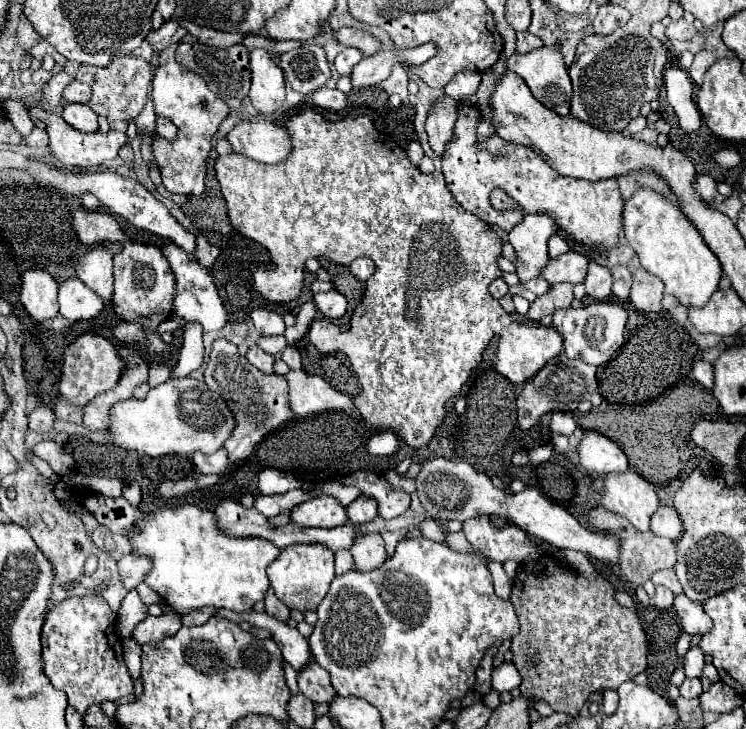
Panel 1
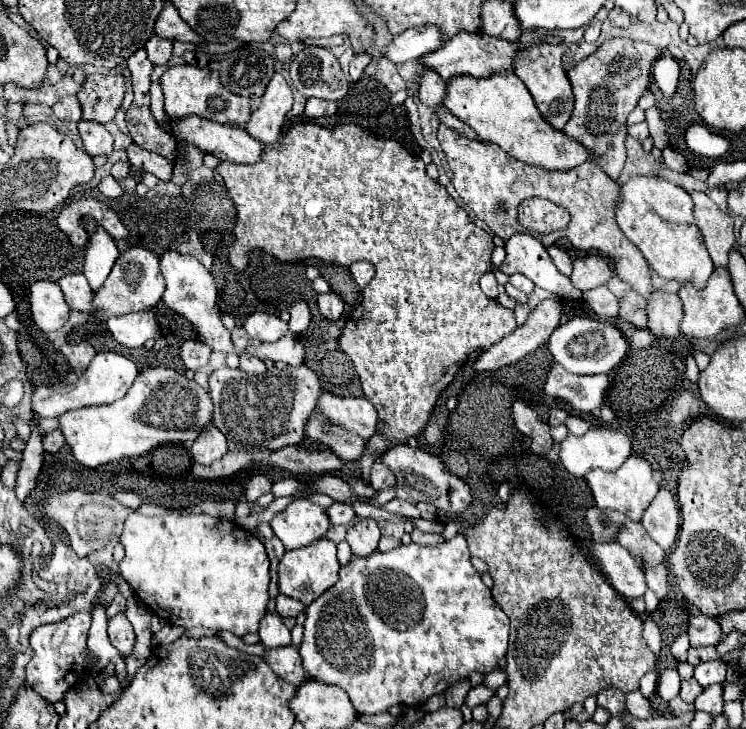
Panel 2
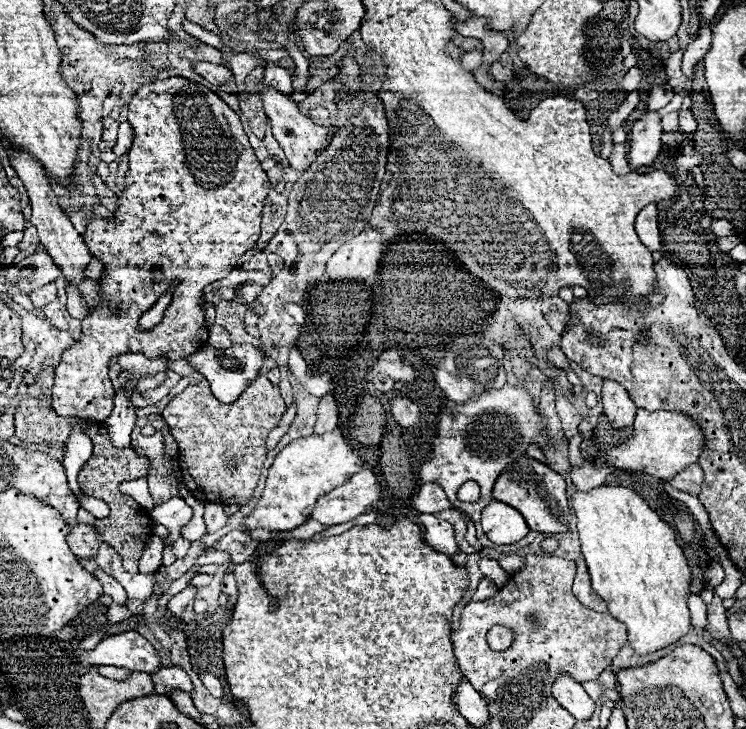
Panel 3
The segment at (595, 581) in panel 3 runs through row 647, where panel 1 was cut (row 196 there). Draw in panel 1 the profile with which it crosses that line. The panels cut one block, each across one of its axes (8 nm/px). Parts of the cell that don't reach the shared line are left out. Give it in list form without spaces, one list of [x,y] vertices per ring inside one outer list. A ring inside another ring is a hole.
[[[638,188],[638,192],[634,192],[634,196],[630,196],[630,200],[626,200],[624,204],[624,234],[628,244],[638,254],[642,268],[646,268],[650,274],[658,276],[666,284],[666,294],[674,294],[684,306],[702,306],[710,300],[712,292],[718,288],[718,280],[722,274],[720,262],[676,202],[668,200],[666,196],[658,196],[658,192],[650,188]]]

